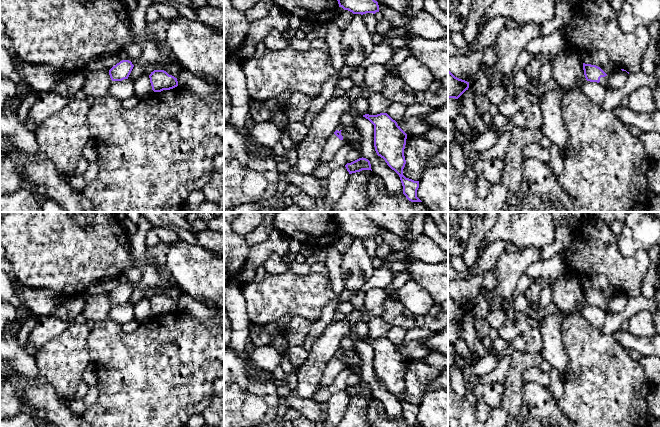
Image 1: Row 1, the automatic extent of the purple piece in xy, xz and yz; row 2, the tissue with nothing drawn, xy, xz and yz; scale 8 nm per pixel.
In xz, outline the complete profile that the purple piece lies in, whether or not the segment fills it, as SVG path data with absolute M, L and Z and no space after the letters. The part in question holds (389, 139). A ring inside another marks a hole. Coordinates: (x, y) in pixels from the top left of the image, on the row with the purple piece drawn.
M387 113L365 114L363 117L374 125L375 151L399 175L403 186L403 194L411 202L422 202L417 197L419 181L414 181L403 175L406 164L404 149L407 134Z

